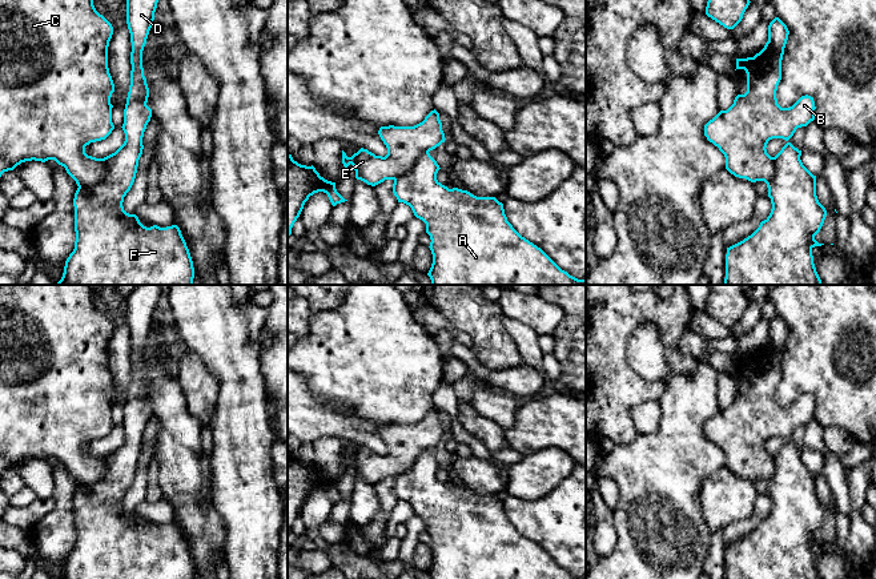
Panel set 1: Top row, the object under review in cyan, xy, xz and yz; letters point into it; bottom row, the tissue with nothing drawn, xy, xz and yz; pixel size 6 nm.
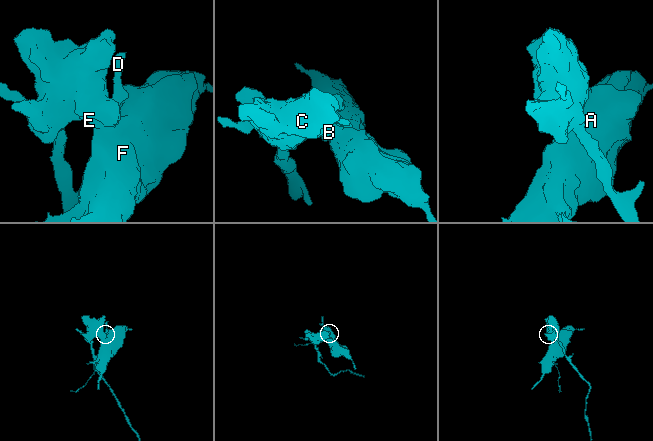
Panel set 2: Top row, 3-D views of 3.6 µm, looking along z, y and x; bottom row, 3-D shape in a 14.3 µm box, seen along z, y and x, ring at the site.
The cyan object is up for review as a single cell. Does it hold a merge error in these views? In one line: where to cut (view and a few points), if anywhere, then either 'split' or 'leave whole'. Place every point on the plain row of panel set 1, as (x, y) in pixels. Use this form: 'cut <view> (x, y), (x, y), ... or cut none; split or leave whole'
cut xy (104, 457), (105, 473), (93, 483), (79, 485); split

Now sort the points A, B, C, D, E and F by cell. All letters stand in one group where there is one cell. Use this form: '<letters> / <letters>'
A D F / B C E

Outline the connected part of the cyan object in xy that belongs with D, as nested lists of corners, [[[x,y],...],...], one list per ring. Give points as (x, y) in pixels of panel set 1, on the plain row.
[[[137,285],[126,297],[126,322],[130,331],[130,383],[124,407],[122,429],[125,431],[124,442],[112,453],[104,455],[107,471],[95,484],[79,484],[75,496],[75,547],[65,559],[64,571],[60,579],[193,579],[194,566],[186,544],[186,540],[177,523],[160,526],[153,523],[144,524],[136,512],[124,508],[122,500],[130,488],[142,453],[142,435],[152,415],[152,407],[146,403],[149,386],[144,374],[142,349],[146,342],[149,329],[154,318],[157,301],[162,293],[162,285]]]

